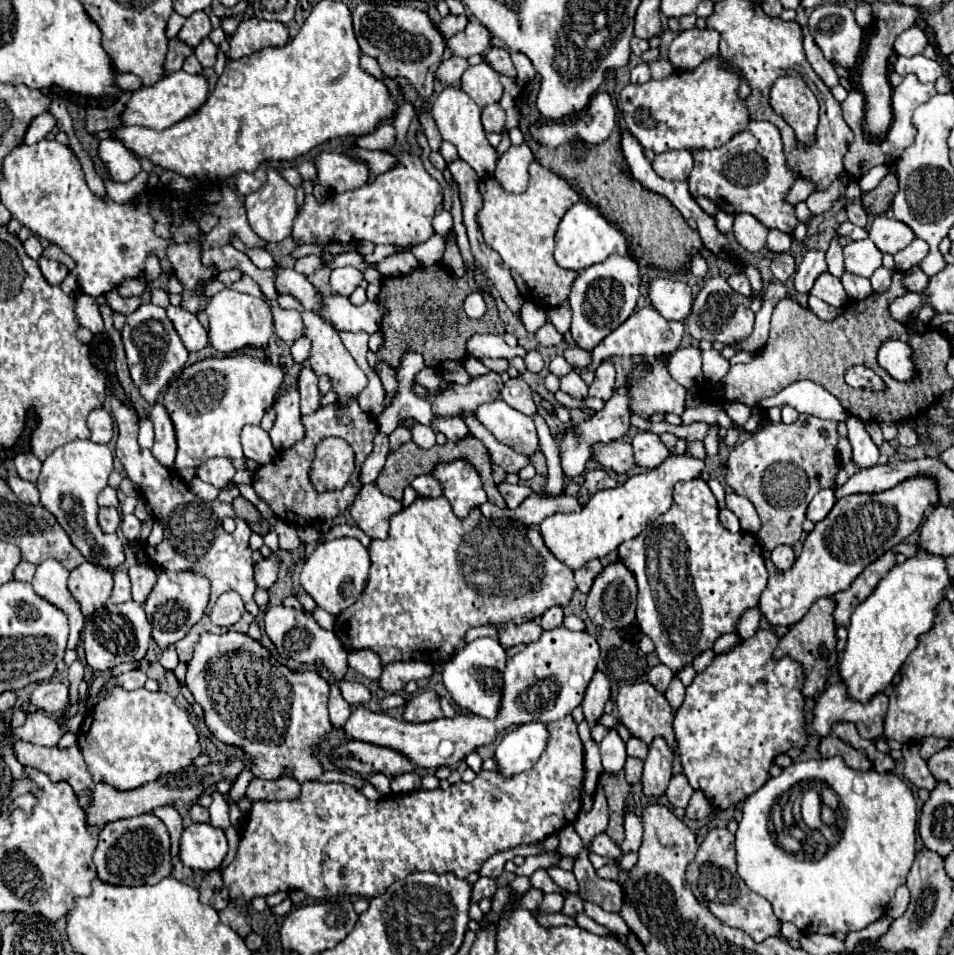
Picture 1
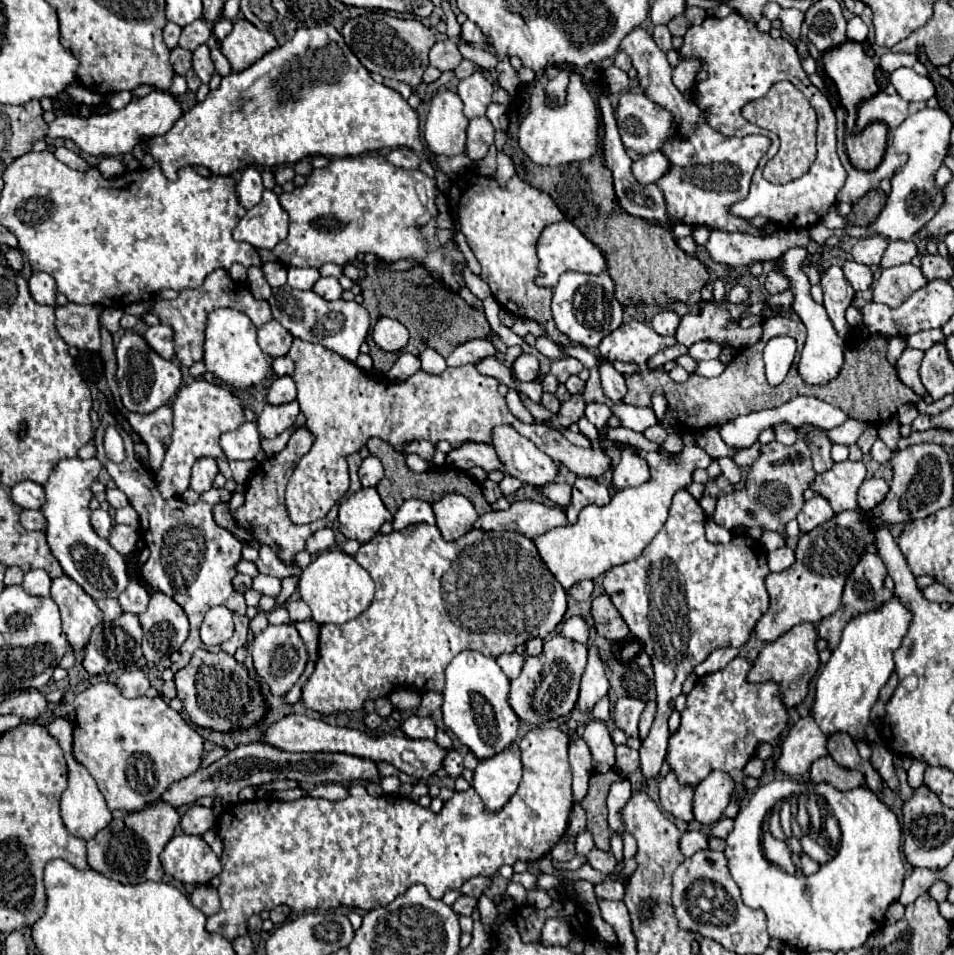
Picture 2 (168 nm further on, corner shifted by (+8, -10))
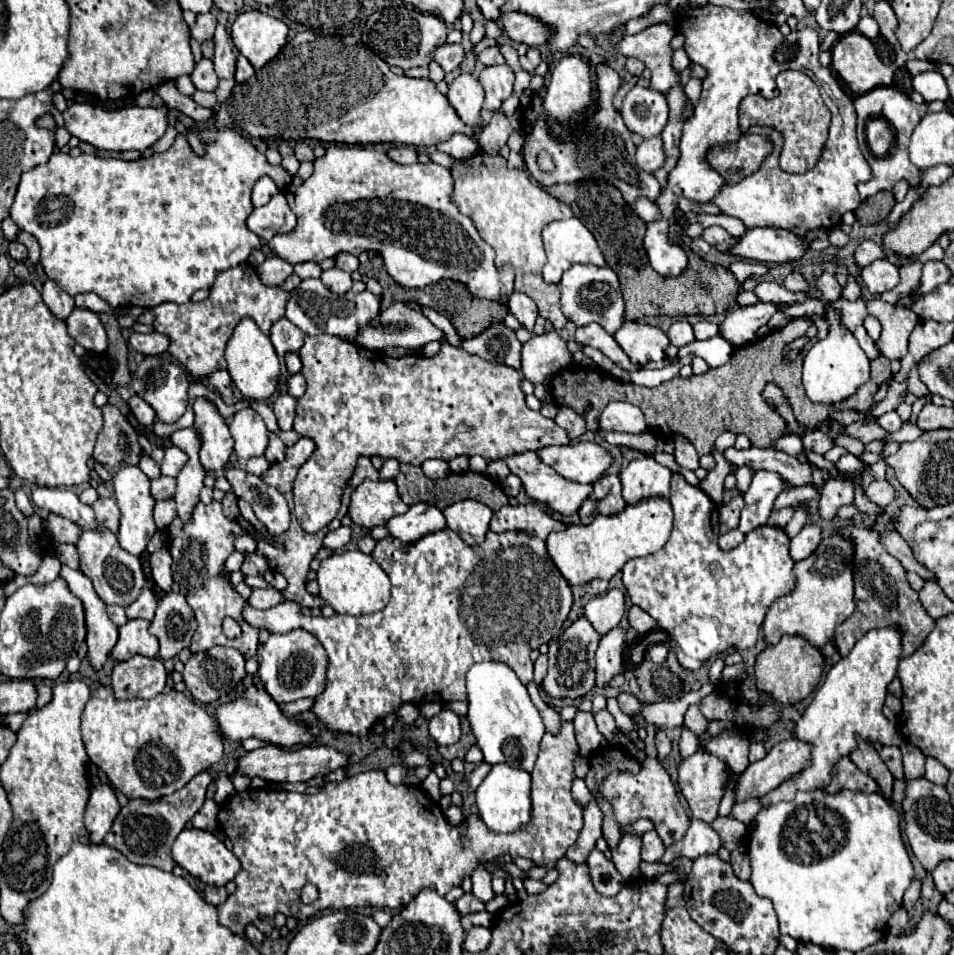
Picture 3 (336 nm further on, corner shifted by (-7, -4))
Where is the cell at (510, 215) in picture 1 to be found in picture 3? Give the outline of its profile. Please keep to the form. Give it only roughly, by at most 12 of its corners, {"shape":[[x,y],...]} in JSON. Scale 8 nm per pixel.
{"shape":[[477,153],[451,167],[453,201],[513,267],[557,331],[541,231],[573,217],[523,169]]}

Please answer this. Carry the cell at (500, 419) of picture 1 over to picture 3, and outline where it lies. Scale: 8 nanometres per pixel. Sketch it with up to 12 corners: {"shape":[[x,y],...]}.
{"shape":[[589,441],[537,449],[561,477],[593,483],[611,455]]}

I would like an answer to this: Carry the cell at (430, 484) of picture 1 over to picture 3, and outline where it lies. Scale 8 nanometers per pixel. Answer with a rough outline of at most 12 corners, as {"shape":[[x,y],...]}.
{"shape":[[415,503],[387,521],[391,537],[411,543],[445,529],[435,505]]}

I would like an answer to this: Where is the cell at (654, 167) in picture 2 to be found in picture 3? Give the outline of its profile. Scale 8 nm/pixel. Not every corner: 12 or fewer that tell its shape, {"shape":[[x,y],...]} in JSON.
{"shape":[[661,137],[637,147],[637,165],[655,173],[665,163]]}

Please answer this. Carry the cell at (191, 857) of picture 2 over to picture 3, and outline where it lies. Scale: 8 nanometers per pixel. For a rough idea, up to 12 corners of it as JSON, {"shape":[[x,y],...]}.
{"shape":[[183,829],[173,861],[207,885],[225,885],[239,859],[213,833]]}

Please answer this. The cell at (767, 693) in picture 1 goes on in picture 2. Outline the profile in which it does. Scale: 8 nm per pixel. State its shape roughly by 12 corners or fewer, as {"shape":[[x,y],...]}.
{"shape":[[734,657],[696,681],[670,737],[684,785],[720,769],[744,795],[758,743],[788,723],[776,683]]}

